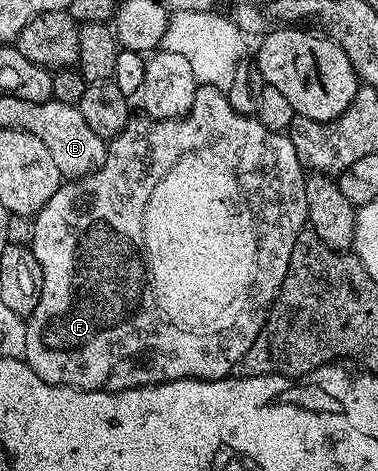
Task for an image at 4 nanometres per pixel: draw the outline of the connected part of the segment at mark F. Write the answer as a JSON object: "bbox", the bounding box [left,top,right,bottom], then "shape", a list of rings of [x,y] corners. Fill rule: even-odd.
{"bbox":[24,85,307,393],"shape":[[[199,85],[196,91],[196,99],[192,99],[192,107],[186,112],[185,117],[176,119],[156,119],[145,115],[131,116],[130,121],[120,131],[118,136],[109,142],[106,151],[106,162],[87,177],[67,180],[58,188],[56,195],[44,203],[44,207],[33,218],[34,222],[34,241],[32,248],[36,259],[42,268],[42,294],[40,303],[36,303],[36,311],[32,311],[26,321],[27,329],[27,351],[24,356],[25,364],[40,379],[47,381],[49,385],[70,385],[74,389],[100,389],[107,393],[118,393],[122,389],[143,389],[145,385],[159,385],[165,381],[185,381],[193,379],[195,381],[217,381],[218,378],[227,376],[230,369],[241,362],[242,357],[252,347],[256,335],[264,327],[266,317],[270,314],[270,305],[276,299],[280,287],[284,283],[284,275],[288,271],[288,263],[292,259],[292,247],[296,243],[299,233],[307,228],[306,219],[306,179],[307,174],[304,172],[302,161],[296,155],[296,147],[292,147],[289,136],[285,132],[277,133],[264,123],[258,121],[257,116],[247,115],[236,111],[228,103],[225,92],[216,88],[214,85]]]}

